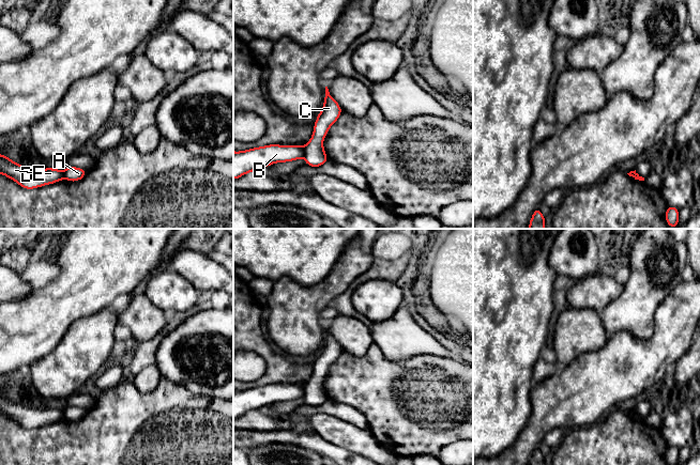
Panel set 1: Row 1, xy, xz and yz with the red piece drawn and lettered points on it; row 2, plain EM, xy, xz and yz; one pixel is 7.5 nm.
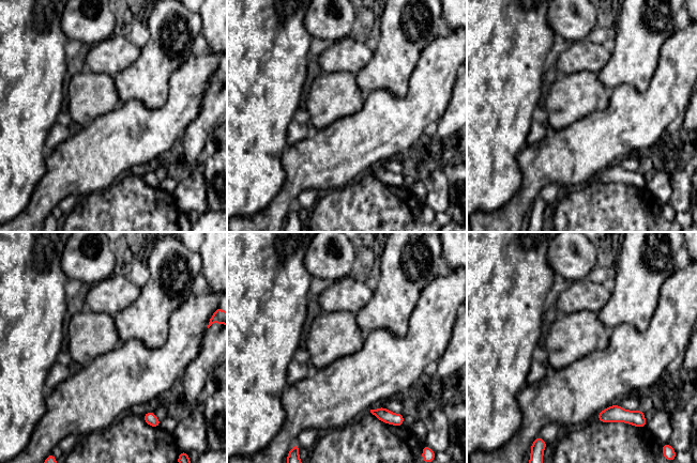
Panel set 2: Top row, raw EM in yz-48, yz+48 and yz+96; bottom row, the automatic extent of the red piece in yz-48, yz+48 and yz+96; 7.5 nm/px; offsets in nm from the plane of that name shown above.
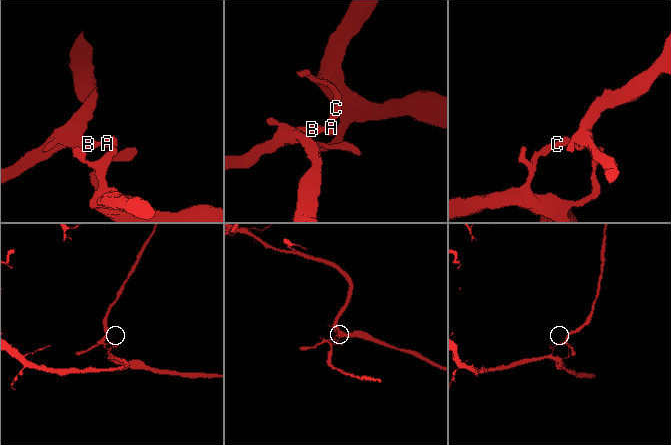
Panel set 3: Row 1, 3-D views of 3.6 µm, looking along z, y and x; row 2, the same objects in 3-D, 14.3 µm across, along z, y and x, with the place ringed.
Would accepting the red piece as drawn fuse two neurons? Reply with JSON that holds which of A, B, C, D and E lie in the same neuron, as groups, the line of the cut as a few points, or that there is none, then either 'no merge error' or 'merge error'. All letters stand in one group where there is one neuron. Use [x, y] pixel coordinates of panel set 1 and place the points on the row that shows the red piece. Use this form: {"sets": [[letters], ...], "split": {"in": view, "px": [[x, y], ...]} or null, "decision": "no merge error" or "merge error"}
{"sets": [["A", "C"], ["B", "D", "E"]], "split": {"in": "xz", "px": [[301, 146], [304, 155]]}, "decision": "merge error"}

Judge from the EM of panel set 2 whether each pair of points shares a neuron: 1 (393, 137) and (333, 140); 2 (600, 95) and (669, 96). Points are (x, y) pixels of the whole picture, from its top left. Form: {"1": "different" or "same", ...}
{"1": "same", "2": "different"}

